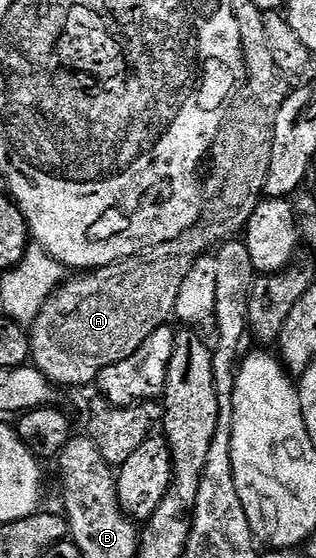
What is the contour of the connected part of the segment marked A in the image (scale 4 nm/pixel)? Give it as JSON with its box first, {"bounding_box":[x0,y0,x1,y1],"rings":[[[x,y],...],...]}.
{"bounding_box":[29,62,288,387],"rings":[[[265,62],[258,63],[254,67],[254,72],[241,84],[240,90],[231,98],[226,112],[226,120],[222,123],[220,133],[216,133],[216,141],[210,146],[210,154],[208,156],[208,167],[210,163],[210,176],[205,176],[204,186],[202,188],[202,202],[204,206],[201,208],[201,219],[194,227],[191,227],[185,235],[181,235],[179,239],[173,239],[167,243],[161,243],[154,248],[143,251],[141,255],[130,255],[127,259],[119,259],[116,263],[109,263],[107,267],[87,270],[85,273],[78,273],[73,277],[67,278],[53,293],[48,297],[48,301],[44,301],[44,305],[40,309],[40,313],[32,326],[29,328],[30,337],[30,359],[32,360],[33,370],[37,374],[42,375],[51,384],[62,387],[82,387],[85,383],[93,384],[97,380],[98,373],[104,370],[108,365],[116,365],[120,361],[124,361],[128,357],[132,357],[136,353],[136,349],[140,349],[144,345],[144,341],[148,341],[148,337],[152,337],[152,333],[156,333],[156,329],[167,326],[171,322],[174,314],[174,306],[176,305],[176,297],[180,295],[180,285],[184,283],[184,277],[188,277],[188,269],[192,269],[192,265],[207,254],[211,249],[217,248],[219,244],[225,243],[227,240],[233,240],[245,228],[246,222],[252,217],[252,213],[256,209],[256,205],[262,202],[266,189],[266,182],[270,176],[270,166],[272,165],[272,143],[273,130],[276,128],[277,111],[284,105],[288,94],[288,87],[280,78],[277,71],[271,69]]]}

